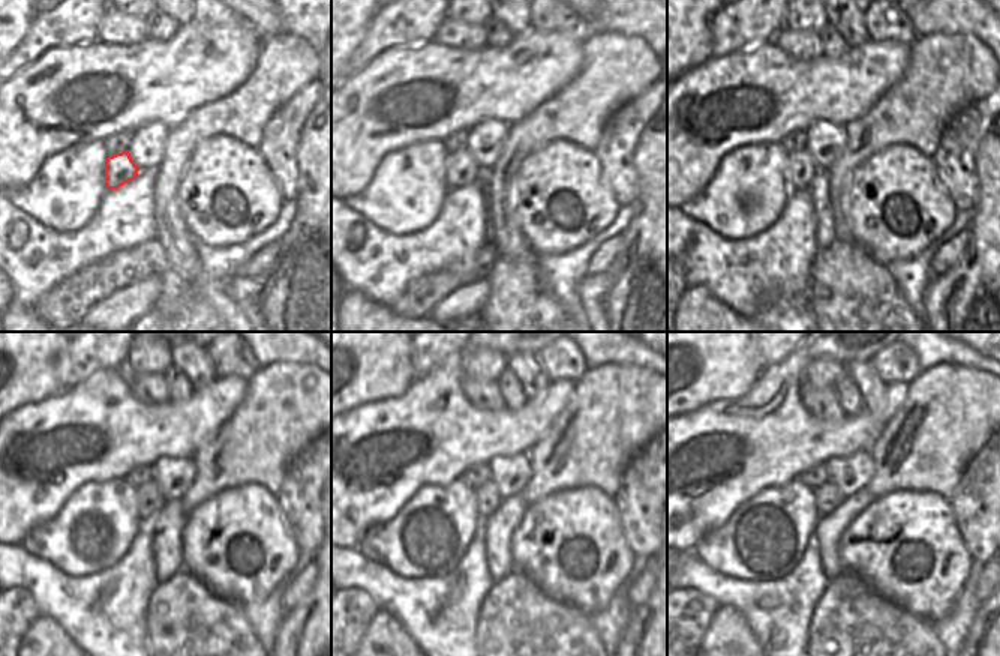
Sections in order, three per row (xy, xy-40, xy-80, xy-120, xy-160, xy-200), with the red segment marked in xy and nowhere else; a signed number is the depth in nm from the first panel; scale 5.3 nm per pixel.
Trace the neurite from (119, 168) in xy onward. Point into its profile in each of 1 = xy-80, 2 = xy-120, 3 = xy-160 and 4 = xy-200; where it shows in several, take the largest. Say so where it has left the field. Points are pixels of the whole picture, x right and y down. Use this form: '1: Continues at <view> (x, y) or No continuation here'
1: Continues at xy-80 (801, 168)
2: Continues at xy-120 (150, 500)
3: Continues at xy-160 (488, 496)
4: Continues at xy-200 (828, 497)

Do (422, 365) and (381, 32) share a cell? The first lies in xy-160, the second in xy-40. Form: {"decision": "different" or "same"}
{"decision": "same"}

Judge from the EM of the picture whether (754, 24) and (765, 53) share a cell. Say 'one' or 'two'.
two

